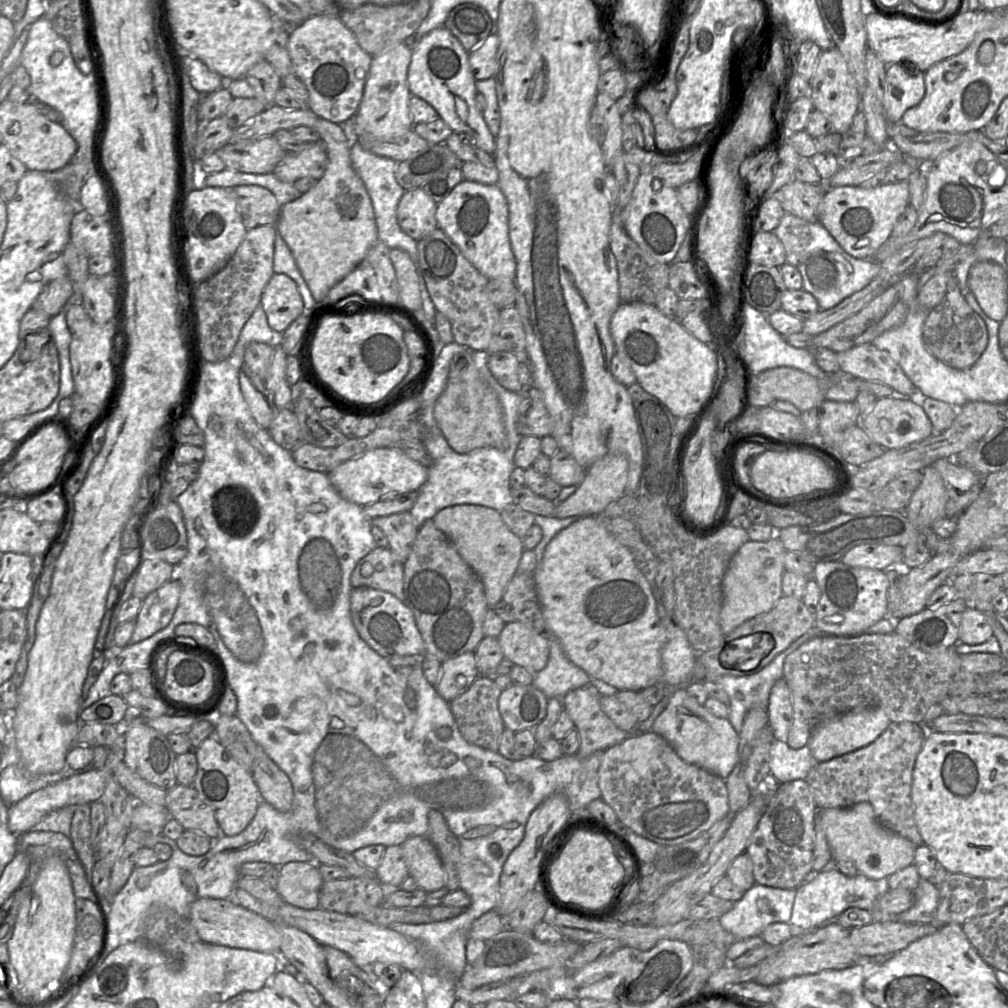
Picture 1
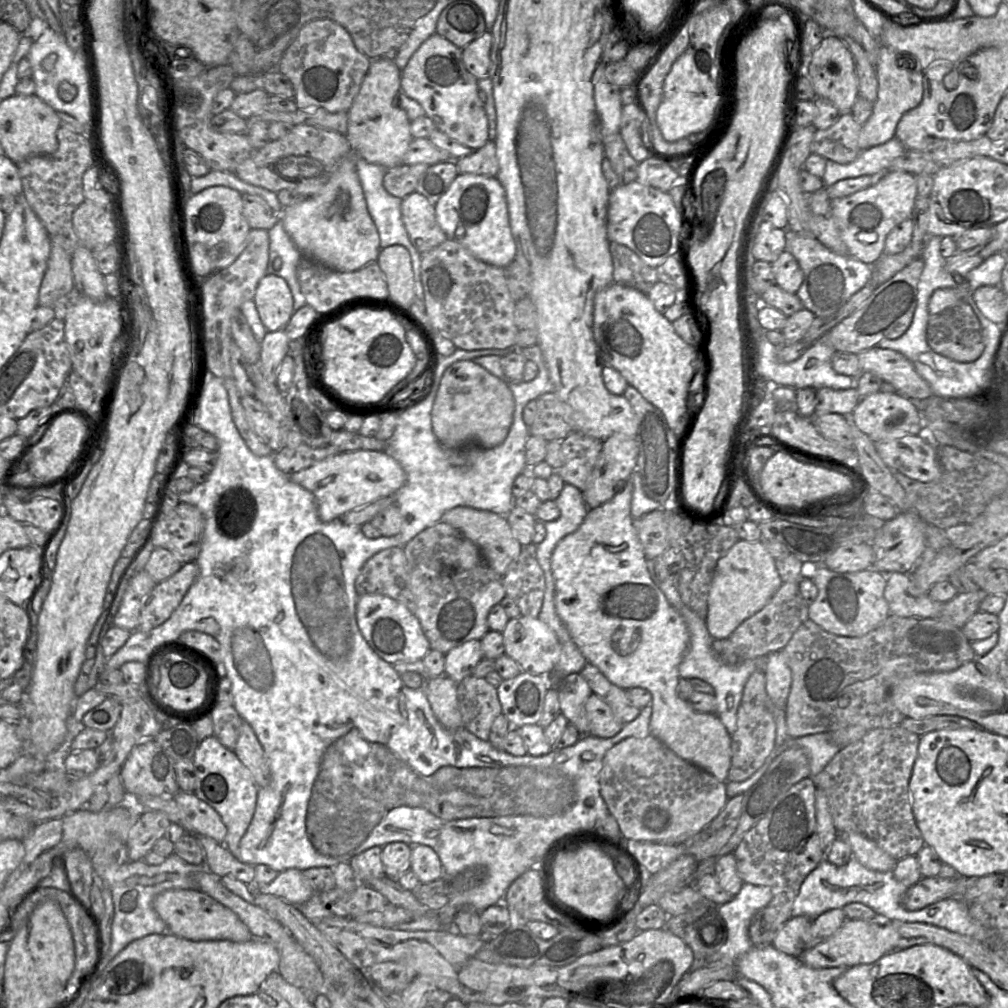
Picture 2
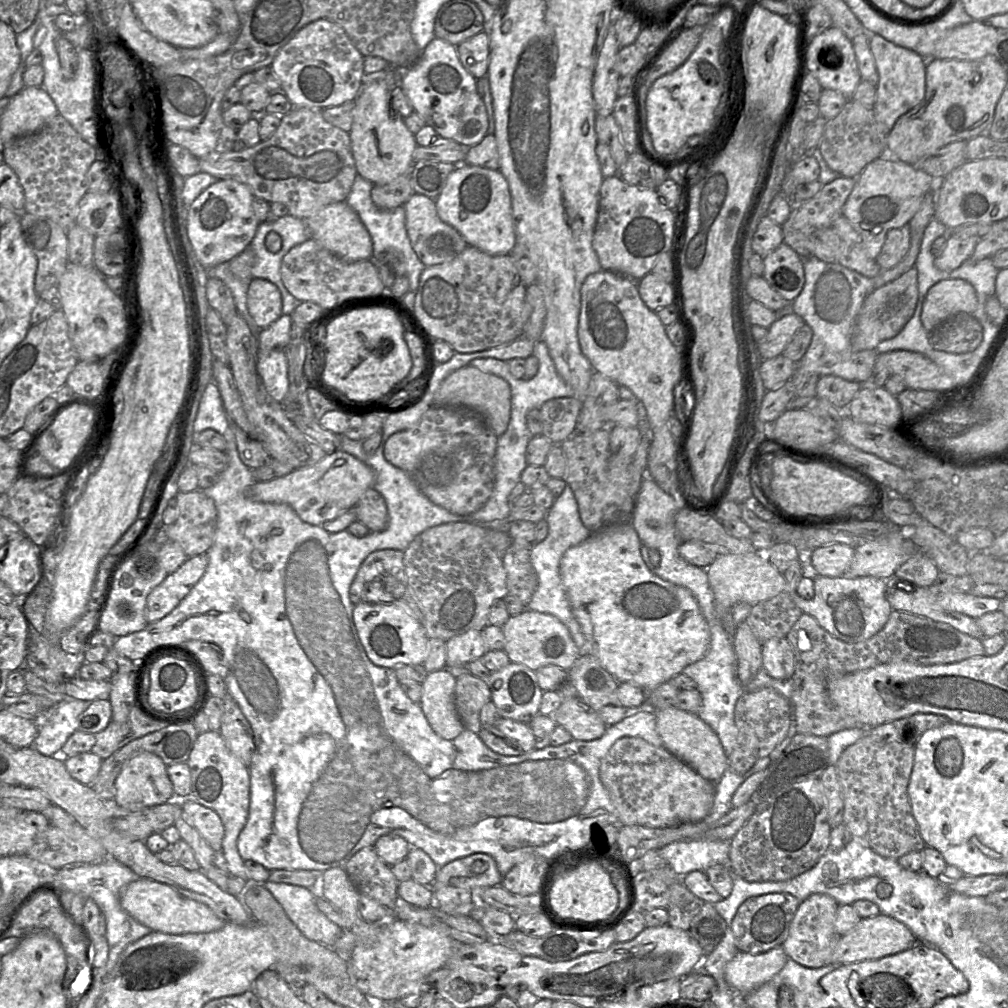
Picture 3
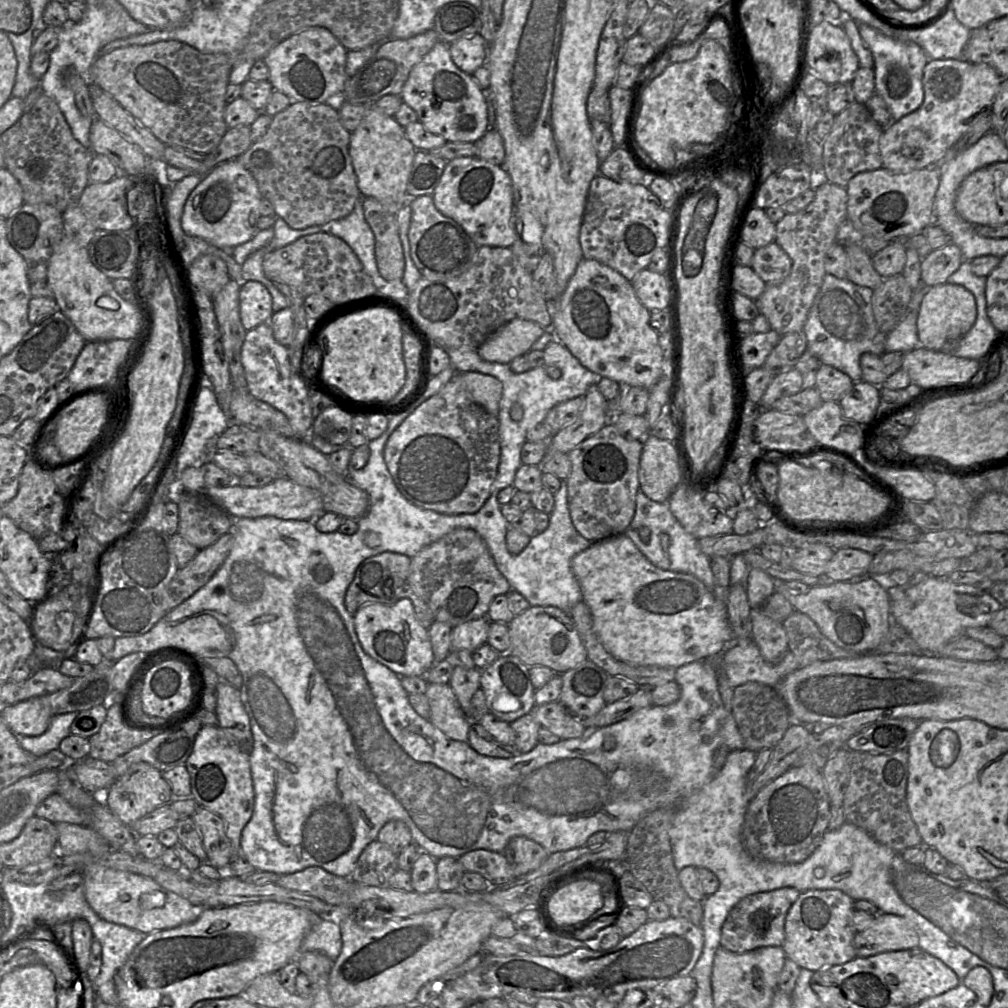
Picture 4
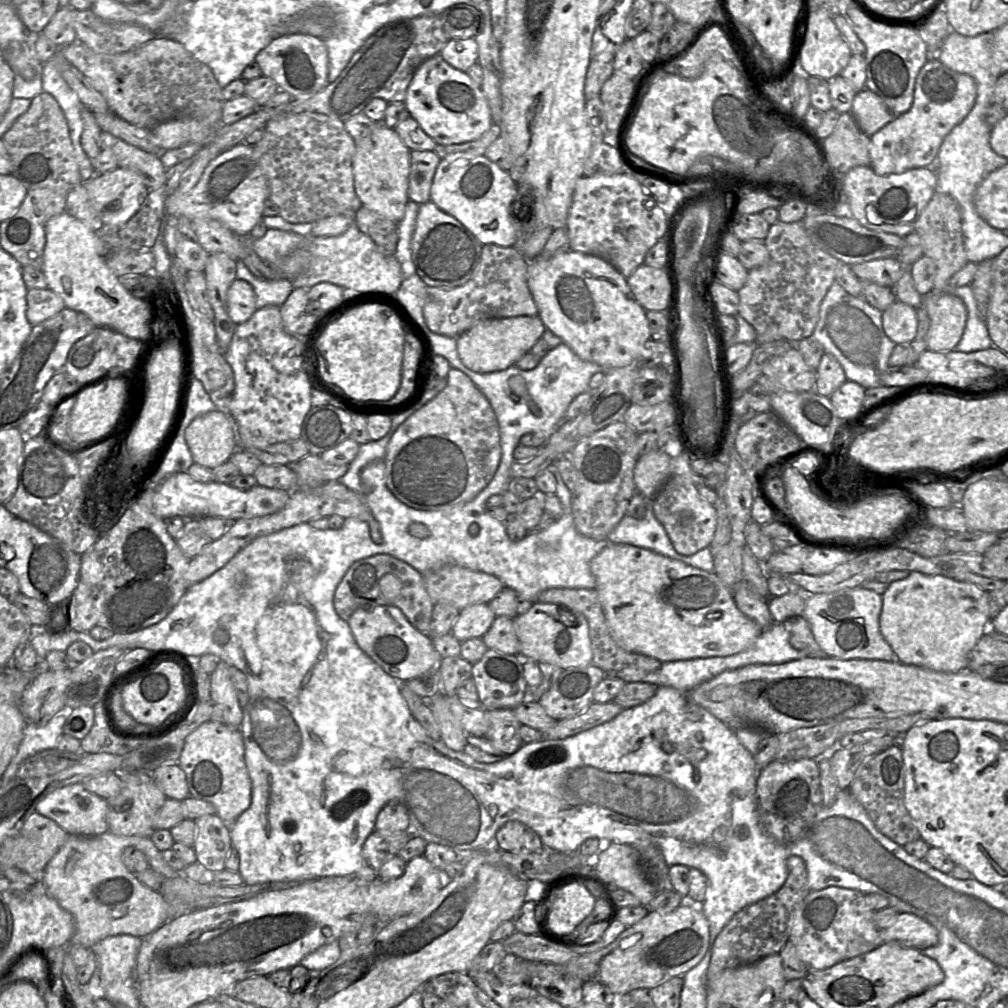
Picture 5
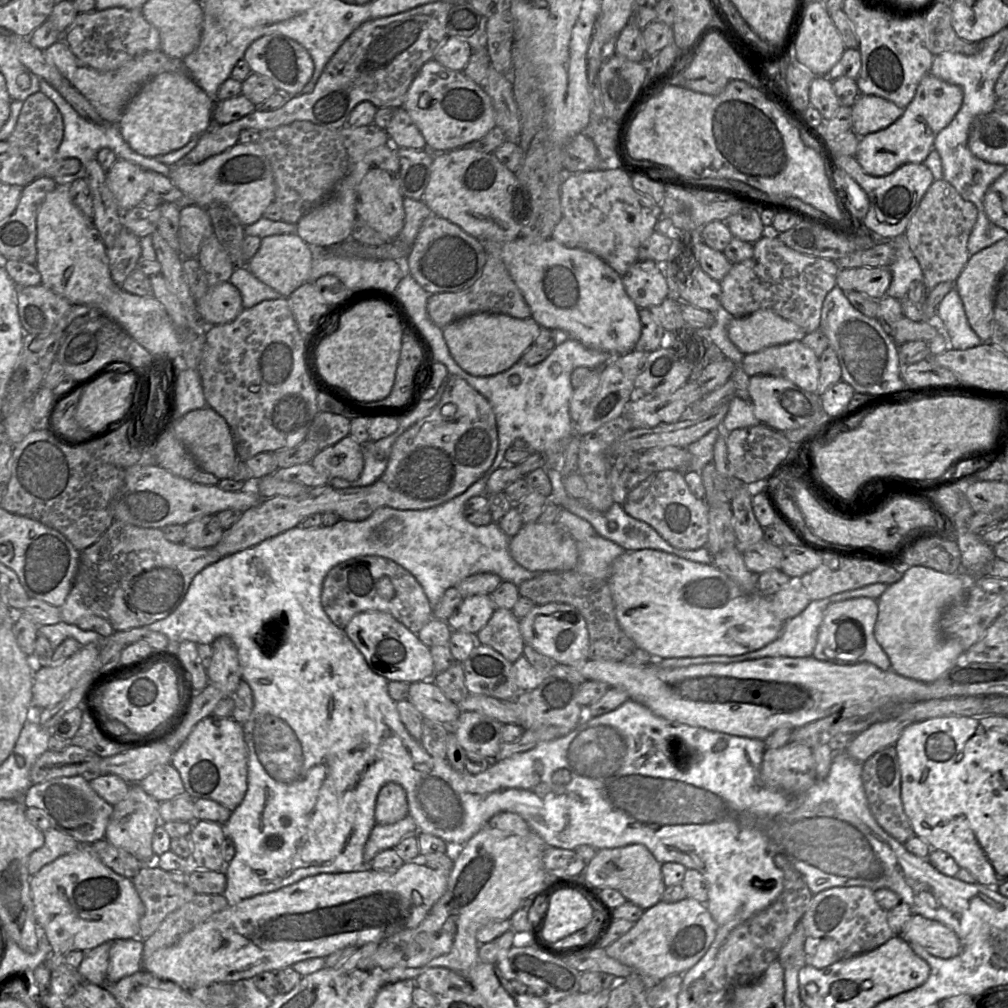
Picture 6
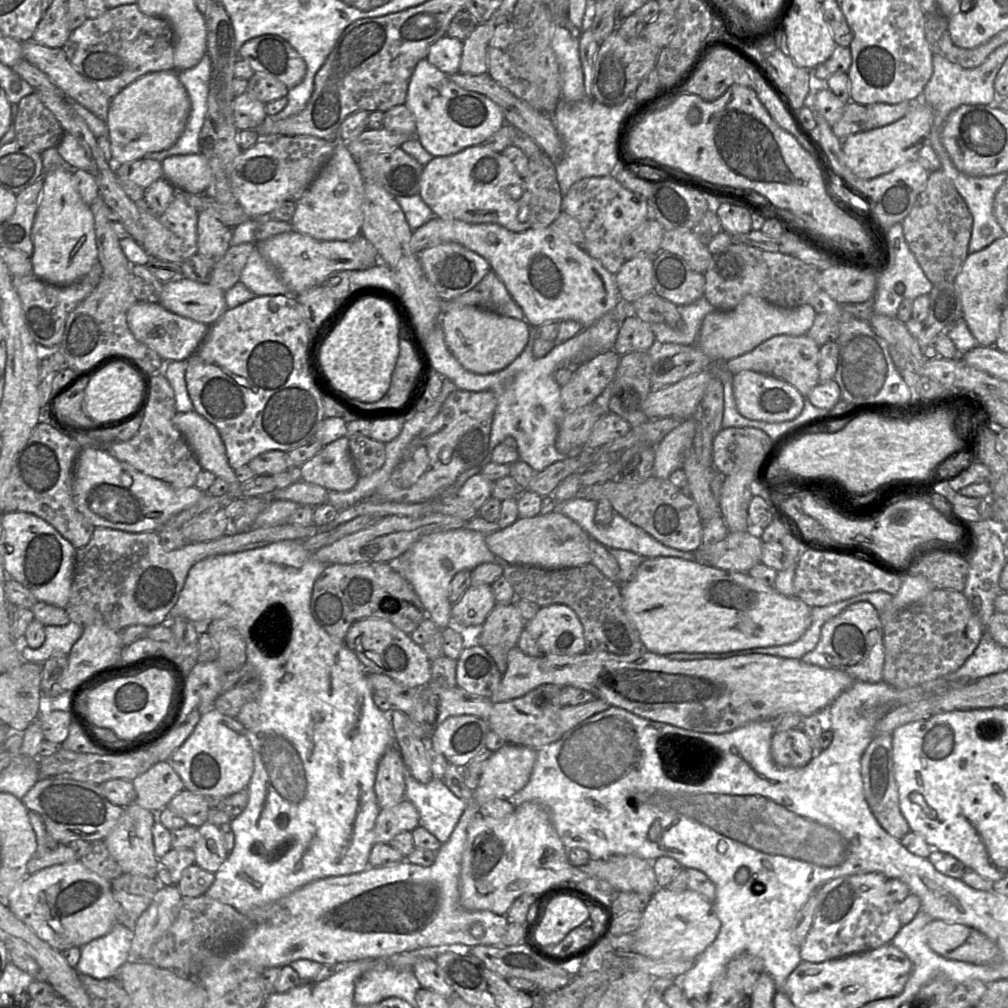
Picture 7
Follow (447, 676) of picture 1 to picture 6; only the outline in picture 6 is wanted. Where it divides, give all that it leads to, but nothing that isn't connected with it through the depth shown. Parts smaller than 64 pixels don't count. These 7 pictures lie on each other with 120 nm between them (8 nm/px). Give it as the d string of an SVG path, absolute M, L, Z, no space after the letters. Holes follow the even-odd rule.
M474 595L462 600L446 621L453 631L477 634L490 620L496 606L490 595Z

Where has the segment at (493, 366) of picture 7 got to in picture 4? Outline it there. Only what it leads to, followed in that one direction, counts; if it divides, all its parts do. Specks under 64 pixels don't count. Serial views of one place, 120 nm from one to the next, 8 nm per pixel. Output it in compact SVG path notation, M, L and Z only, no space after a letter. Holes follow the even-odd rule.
M515 318L493 332L477 352L486 361L509 364L514 358L527 354L545 331L534 321Z

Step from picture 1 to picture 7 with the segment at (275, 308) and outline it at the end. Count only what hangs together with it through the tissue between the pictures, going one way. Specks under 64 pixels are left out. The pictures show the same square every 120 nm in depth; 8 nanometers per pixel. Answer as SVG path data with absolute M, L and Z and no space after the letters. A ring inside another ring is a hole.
M187 278L164 282L157 301L172 313L207 325L215 323L228 309L224 291Z

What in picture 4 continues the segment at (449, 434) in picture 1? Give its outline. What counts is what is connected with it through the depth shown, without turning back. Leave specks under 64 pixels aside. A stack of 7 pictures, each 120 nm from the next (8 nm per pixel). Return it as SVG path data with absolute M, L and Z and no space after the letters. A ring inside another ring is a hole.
M475 371L463 372L461 377L472 399L497 417L503 383L494 376Z

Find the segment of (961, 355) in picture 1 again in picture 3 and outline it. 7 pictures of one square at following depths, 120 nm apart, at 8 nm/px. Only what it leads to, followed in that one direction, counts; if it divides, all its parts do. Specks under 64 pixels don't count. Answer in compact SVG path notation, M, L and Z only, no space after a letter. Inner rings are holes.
M965 312L948 318L928 333L930 344L935 350L953 354L974 351L983 338L978 320Z

